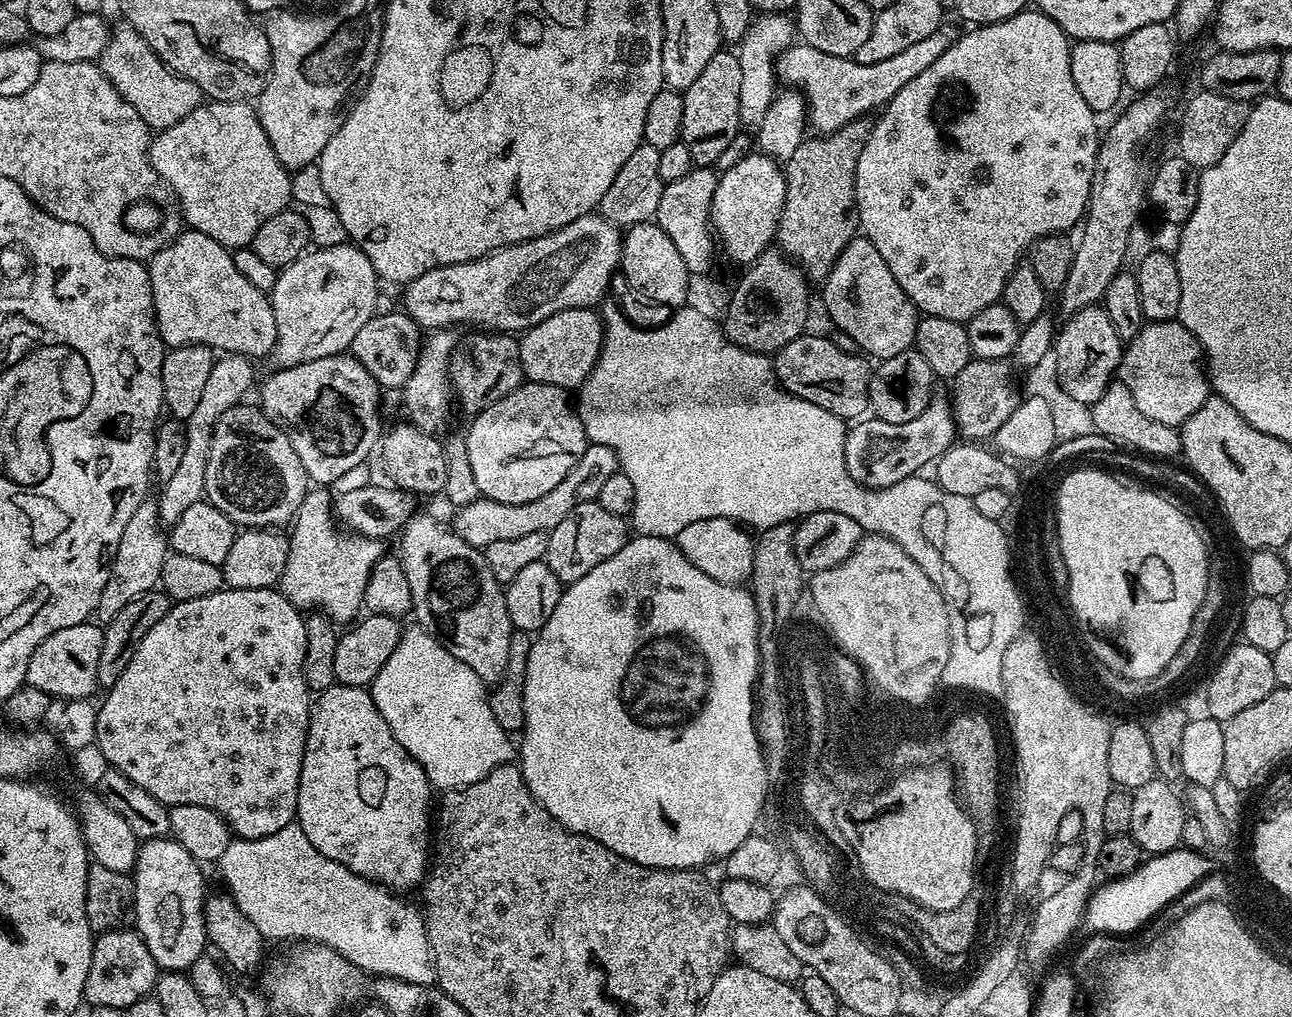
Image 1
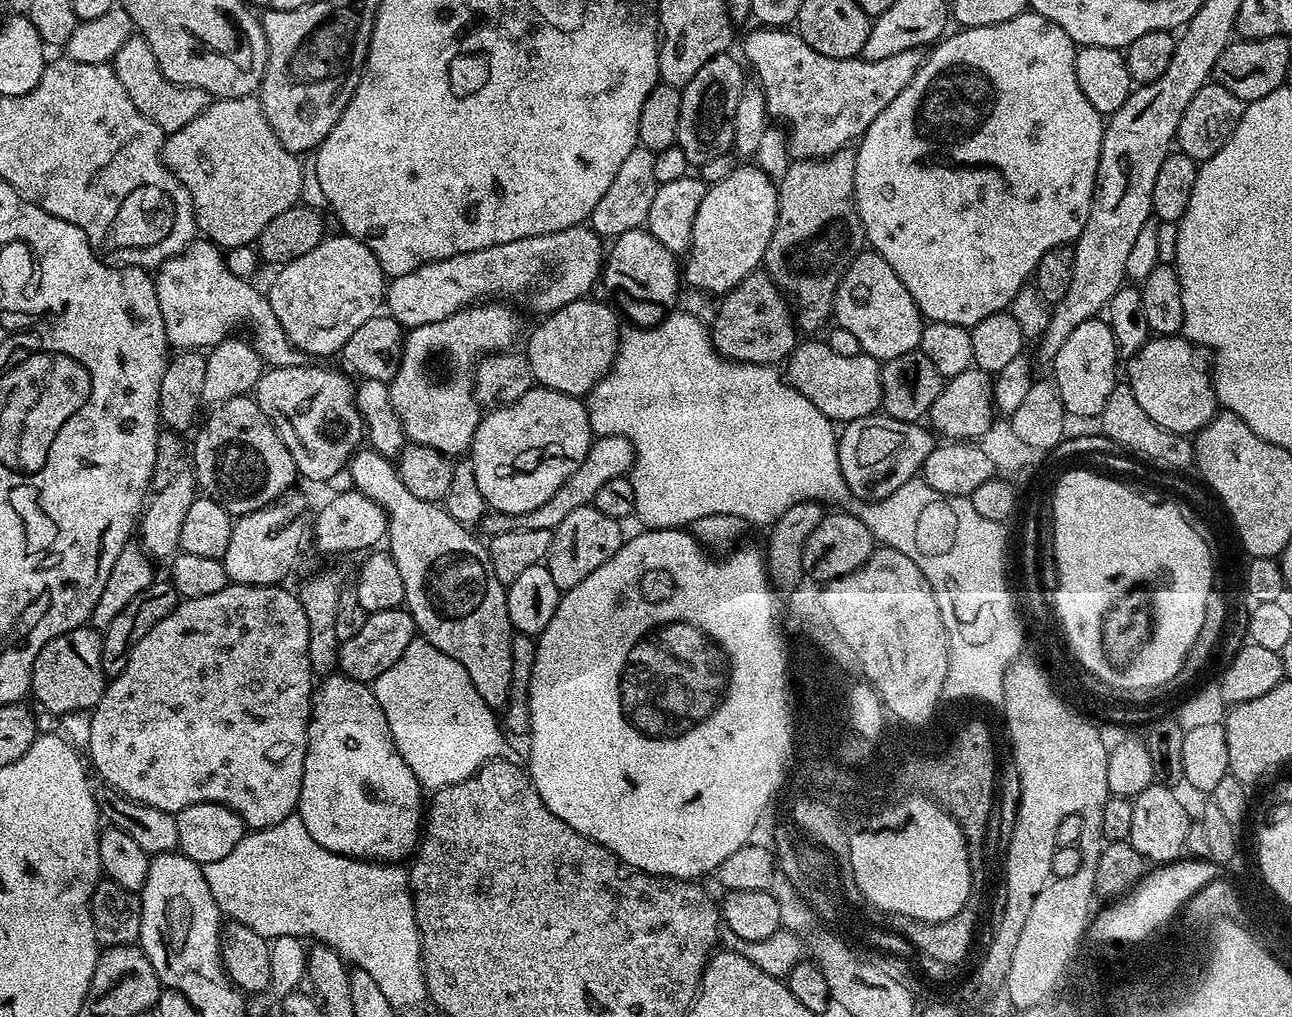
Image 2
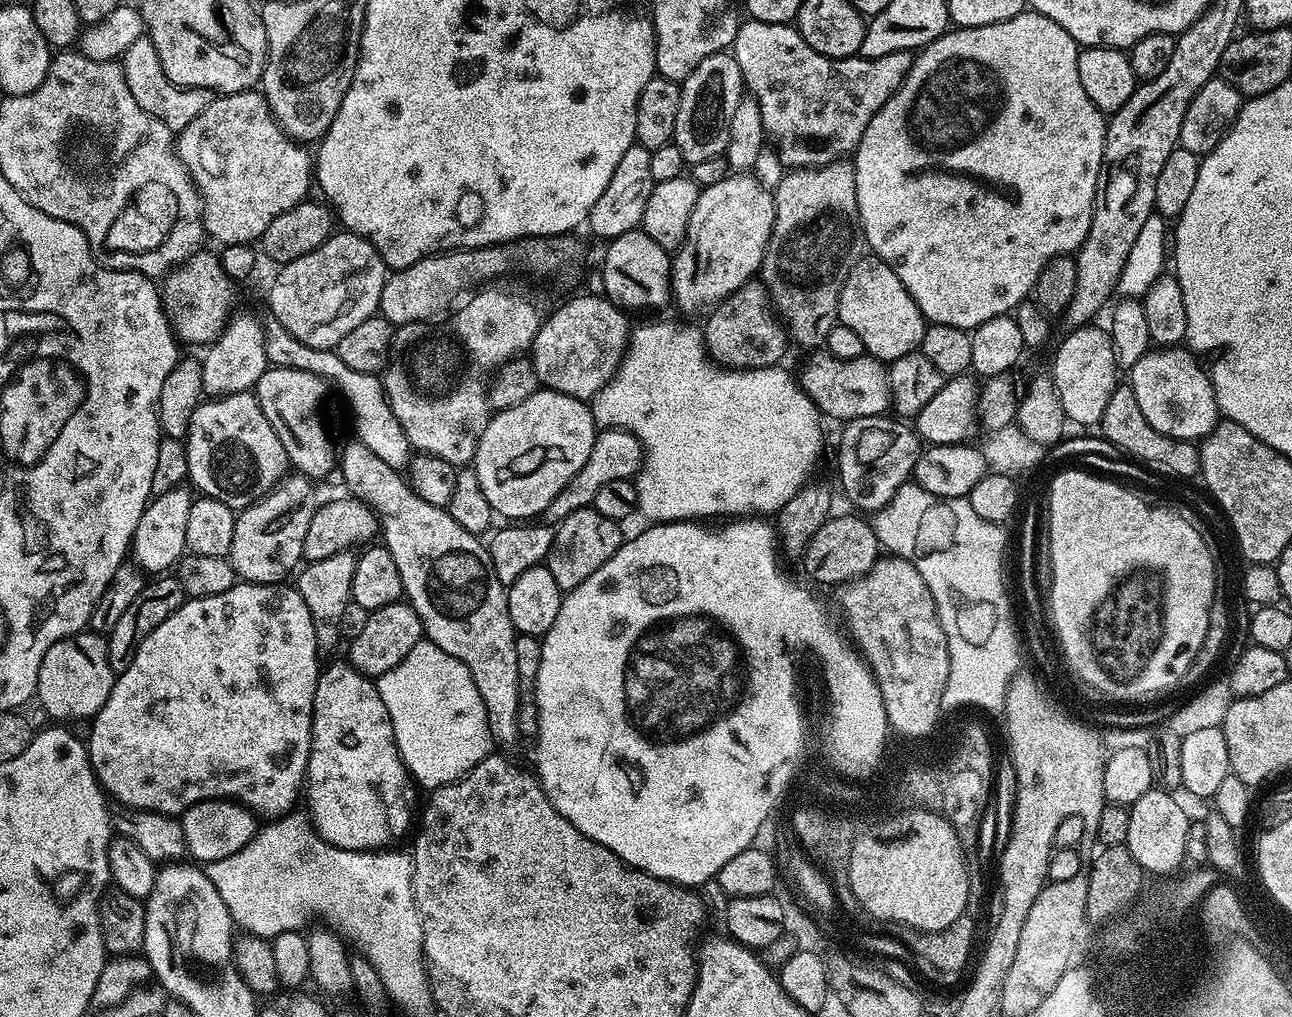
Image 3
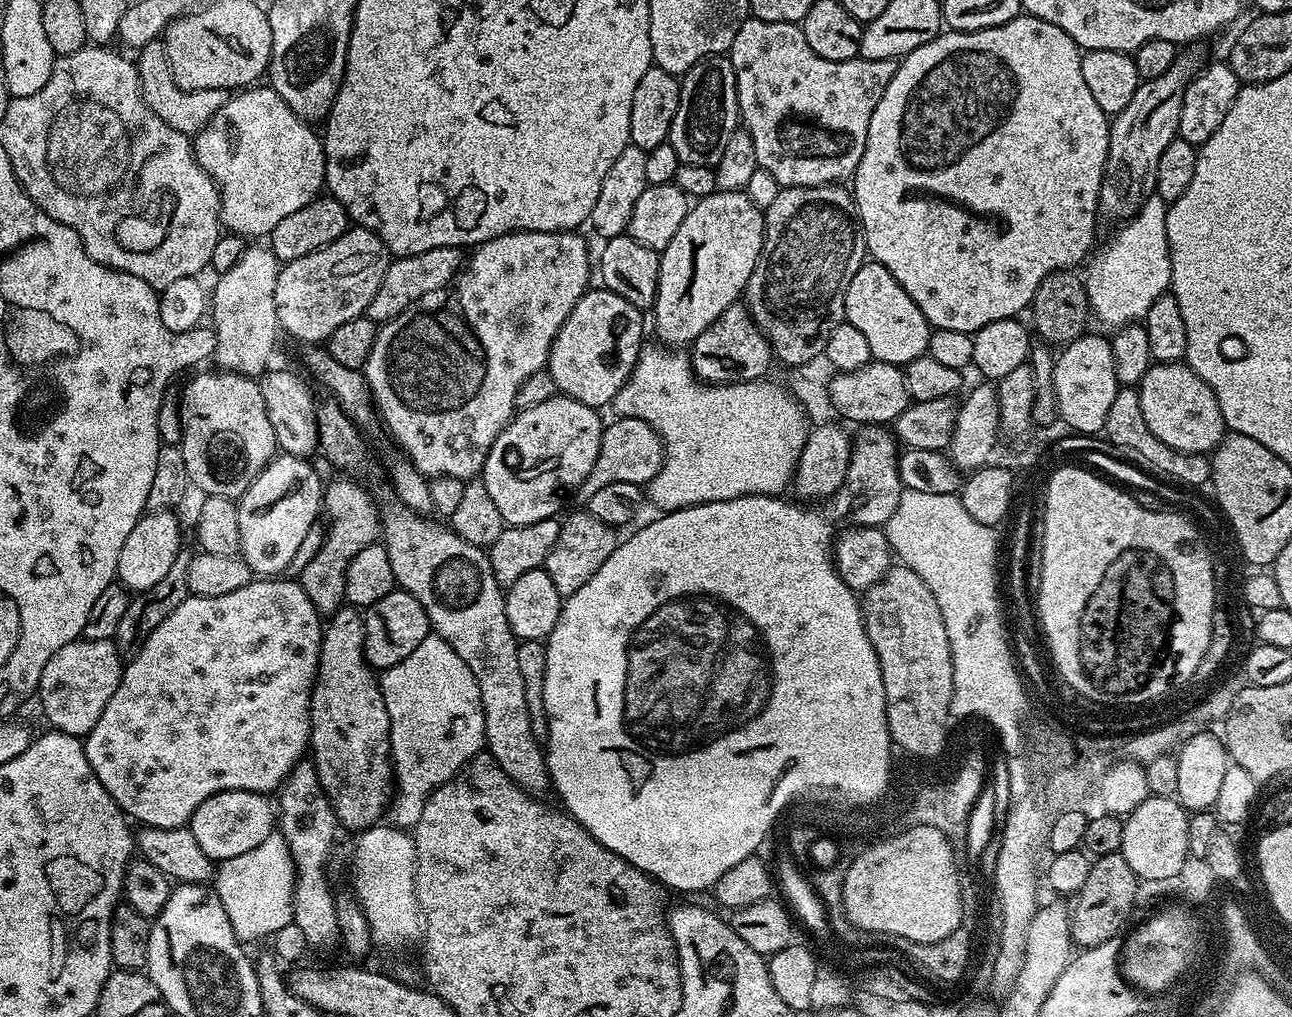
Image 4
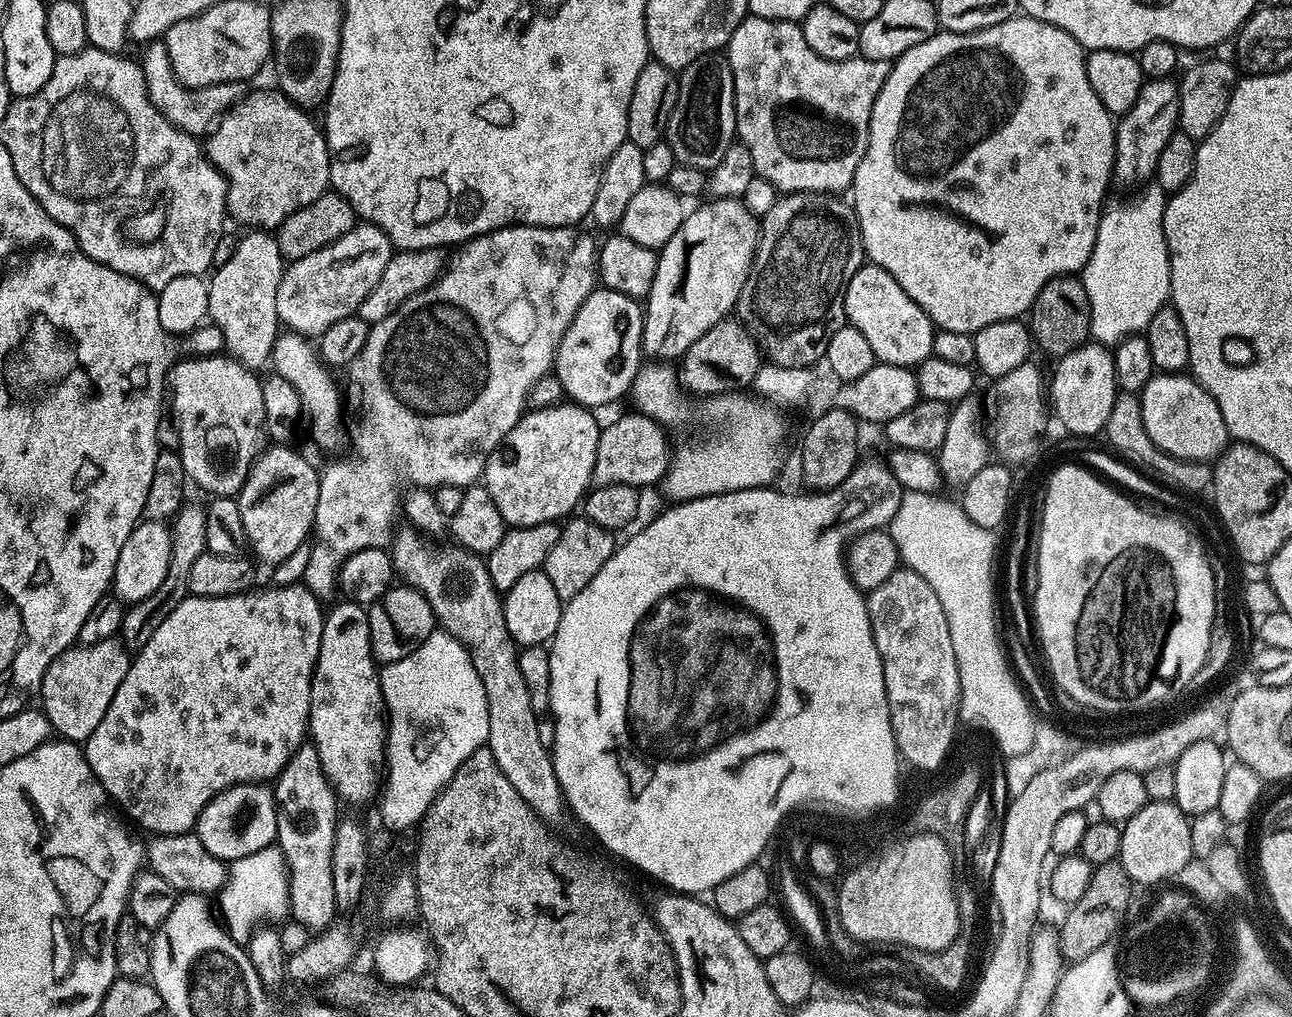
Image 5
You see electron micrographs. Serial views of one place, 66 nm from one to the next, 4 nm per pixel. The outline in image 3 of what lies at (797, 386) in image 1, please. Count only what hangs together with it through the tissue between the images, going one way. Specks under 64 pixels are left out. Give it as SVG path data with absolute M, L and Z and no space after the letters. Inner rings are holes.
M821 354L804 368L802 387L825 417L855 422L867 416L883 416L892 403L892 387L888 381L889 365L867 354L854 360L836 360Z

